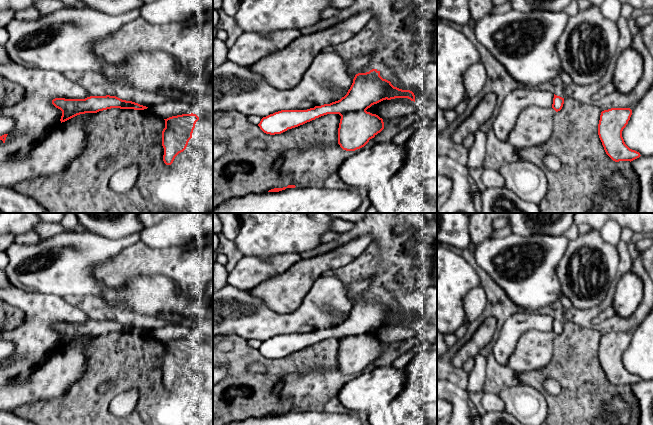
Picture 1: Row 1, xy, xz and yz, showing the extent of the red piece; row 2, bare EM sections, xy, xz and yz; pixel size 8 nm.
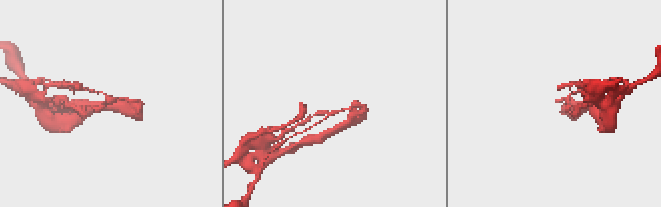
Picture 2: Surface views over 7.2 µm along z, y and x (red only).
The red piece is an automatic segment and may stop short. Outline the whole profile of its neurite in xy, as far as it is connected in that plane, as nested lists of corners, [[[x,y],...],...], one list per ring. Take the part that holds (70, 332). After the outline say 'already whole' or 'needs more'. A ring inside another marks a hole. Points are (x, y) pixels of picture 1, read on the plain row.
[[[110,319],[85,323],[55,322],[52,328],[62,335],[61,347],[27,381],[0,386],[0,410],[11,411],[34,402],[63,397],[83,377],[87,369],[85,349],[94,337],[111,332],[148,332]]] | needs more

